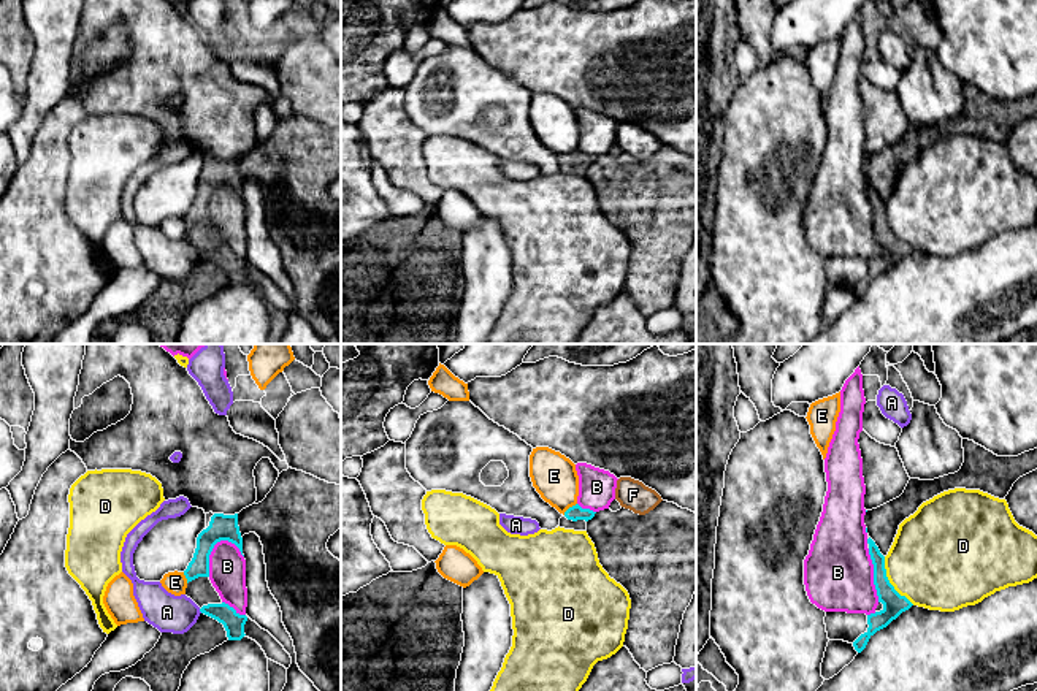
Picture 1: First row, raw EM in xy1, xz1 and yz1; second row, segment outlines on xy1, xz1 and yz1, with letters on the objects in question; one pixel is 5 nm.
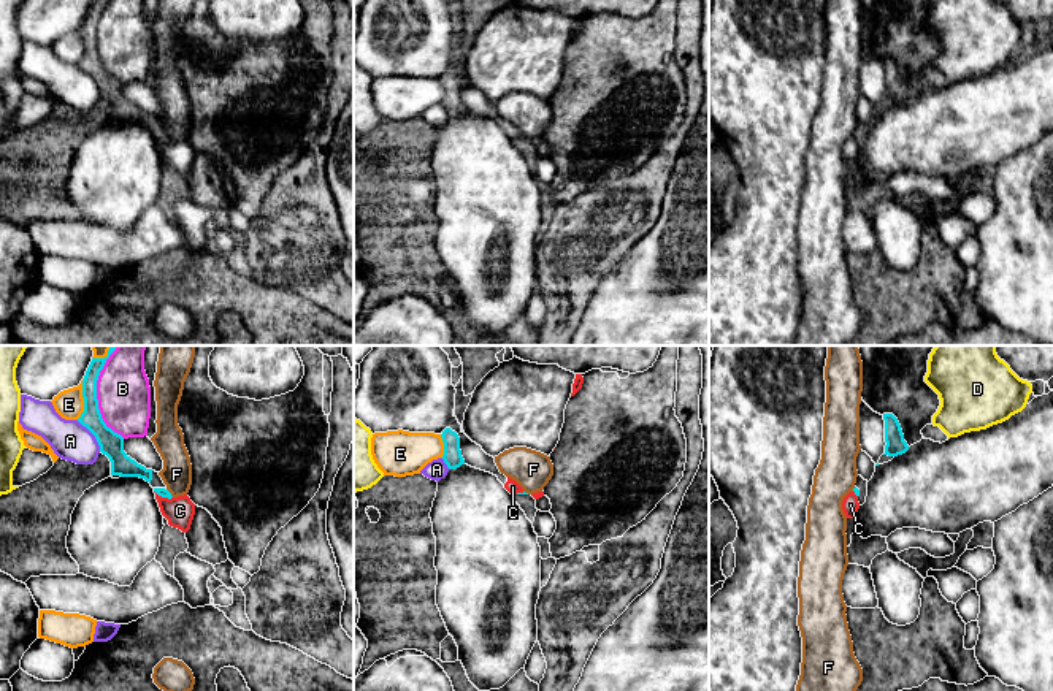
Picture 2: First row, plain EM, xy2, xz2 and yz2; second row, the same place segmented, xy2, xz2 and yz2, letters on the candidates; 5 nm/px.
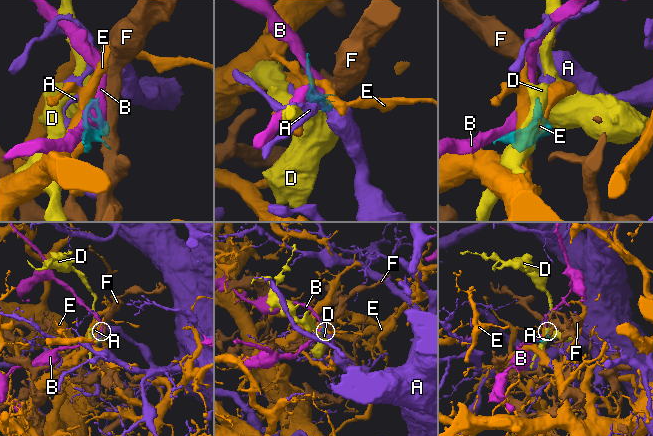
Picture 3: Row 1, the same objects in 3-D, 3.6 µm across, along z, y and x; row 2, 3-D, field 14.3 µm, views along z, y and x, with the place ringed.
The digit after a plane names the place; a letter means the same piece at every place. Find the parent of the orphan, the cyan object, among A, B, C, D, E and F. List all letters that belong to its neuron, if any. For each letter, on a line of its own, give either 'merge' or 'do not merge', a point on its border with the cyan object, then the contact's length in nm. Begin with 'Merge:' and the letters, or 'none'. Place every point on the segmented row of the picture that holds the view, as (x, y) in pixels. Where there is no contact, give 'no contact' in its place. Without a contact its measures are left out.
Merge: none
A: do not merge; contact xy2 (92, 433); length 200 nm
B: do not merge; contact xy2 (95, 395); length 480 nm
C: do not merge; contact xy2 (164, 496); length 100 nm
D: do not merge; contact yz1 (888, 582); length 300 nm
E: do not merge; contact xy2 (84, 400); length 220 nm
F: do not merge; contact xy2 (170, 493); length 60 nm

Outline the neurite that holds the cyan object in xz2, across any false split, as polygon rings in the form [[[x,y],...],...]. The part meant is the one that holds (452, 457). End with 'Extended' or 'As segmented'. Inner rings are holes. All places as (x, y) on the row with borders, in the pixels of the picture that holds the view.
[[[446,428],[441,434],[444,442],[444,455],[442,460],[447,464],[449,469],[457,469],[461,464],[465,464],[465,460],[461,456],[460,450],[460,437],[455,431],[450,428]]]. As segmented

